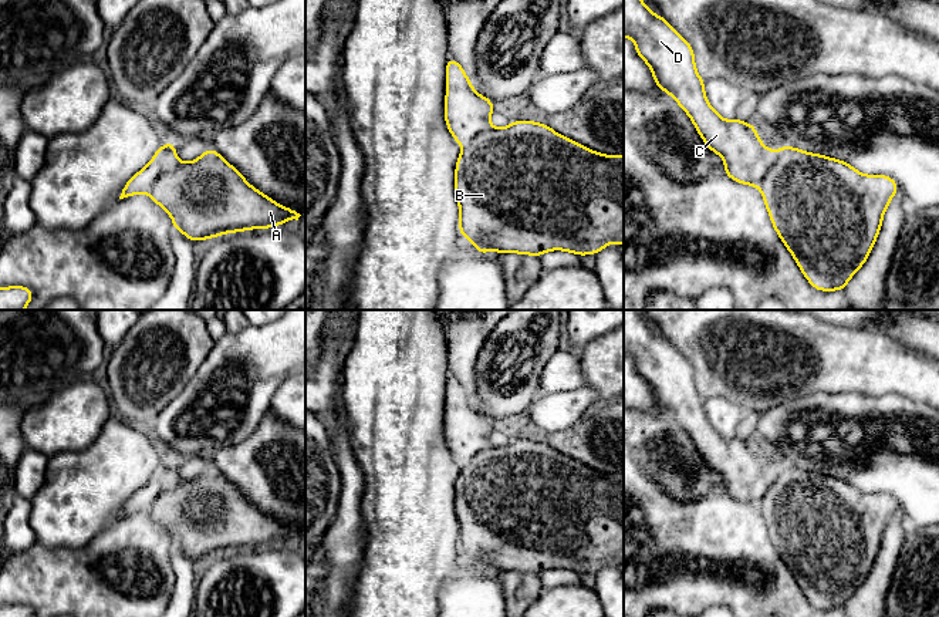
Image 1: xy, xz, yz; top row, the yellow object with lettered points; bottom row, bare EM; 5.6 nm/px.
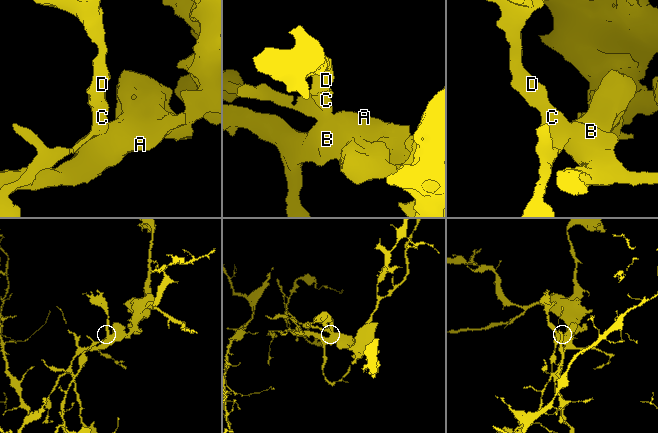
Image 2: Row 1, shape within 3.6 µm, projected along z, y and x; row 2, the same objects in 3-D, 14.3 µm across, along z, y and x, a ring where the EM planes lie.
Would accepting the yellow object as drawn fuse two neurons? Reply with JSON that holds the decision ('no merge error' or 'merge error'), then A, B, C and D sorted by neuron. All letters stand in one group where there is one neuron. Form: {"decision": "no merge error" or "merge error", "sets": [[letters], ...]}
{"decision": "merge error", "sets": [["A", "B"], ["C", "D"]]}

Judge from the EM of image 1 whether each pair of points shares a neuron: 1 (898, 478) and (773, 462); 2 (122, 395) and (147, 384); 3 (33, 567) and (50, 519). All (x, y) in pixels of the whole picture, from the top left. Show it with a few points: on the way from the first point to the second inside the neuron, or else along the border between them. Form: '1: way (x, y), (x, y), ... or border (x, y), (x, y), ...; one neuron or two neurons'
1: border (755, 444), (770, 449), (783, 464); two neurons
2: way (128, 395), (132, 395), (141, 387); one neuron
3: border (36, 540), (49, 548), (74, 549); two neurons

